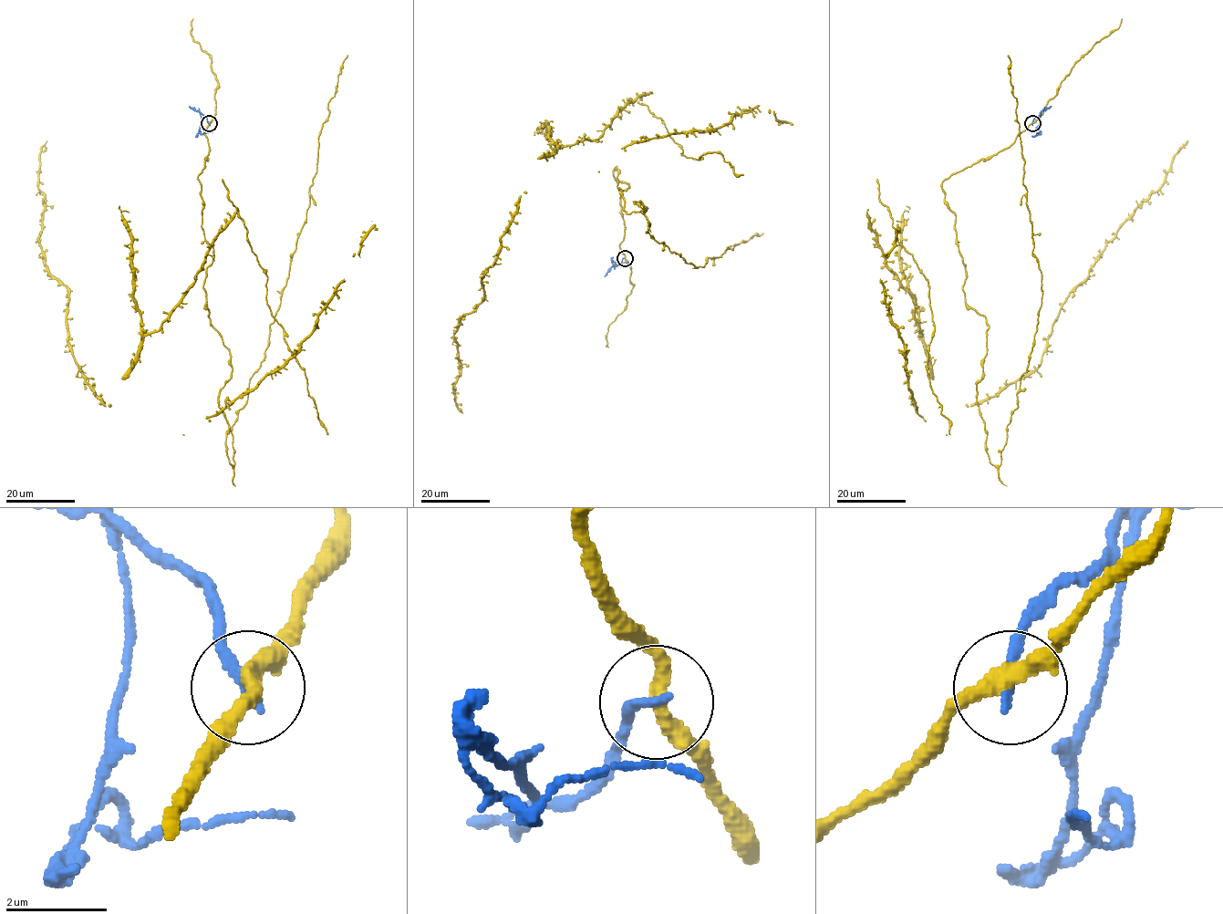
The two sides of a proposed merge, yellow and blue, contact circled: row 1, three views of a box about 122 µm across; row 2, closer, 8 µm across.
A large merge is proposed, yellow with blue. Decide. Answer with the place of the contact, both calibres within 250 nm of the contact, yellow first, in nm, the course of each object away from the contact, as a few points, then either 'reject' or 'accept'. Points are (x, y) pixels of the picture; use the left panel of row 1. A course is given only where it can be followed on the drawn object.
at (209, 123); 320 nm thick on the yellow side, 240 nm on the other; yellow runs (209, 124), (203, 285), (229, 350), (219, 406), (233, 465), (231, 426), (347, 55); blue runs (209, 124), (206, 117), (201, 115), (197, 134), (212, 132); reject

